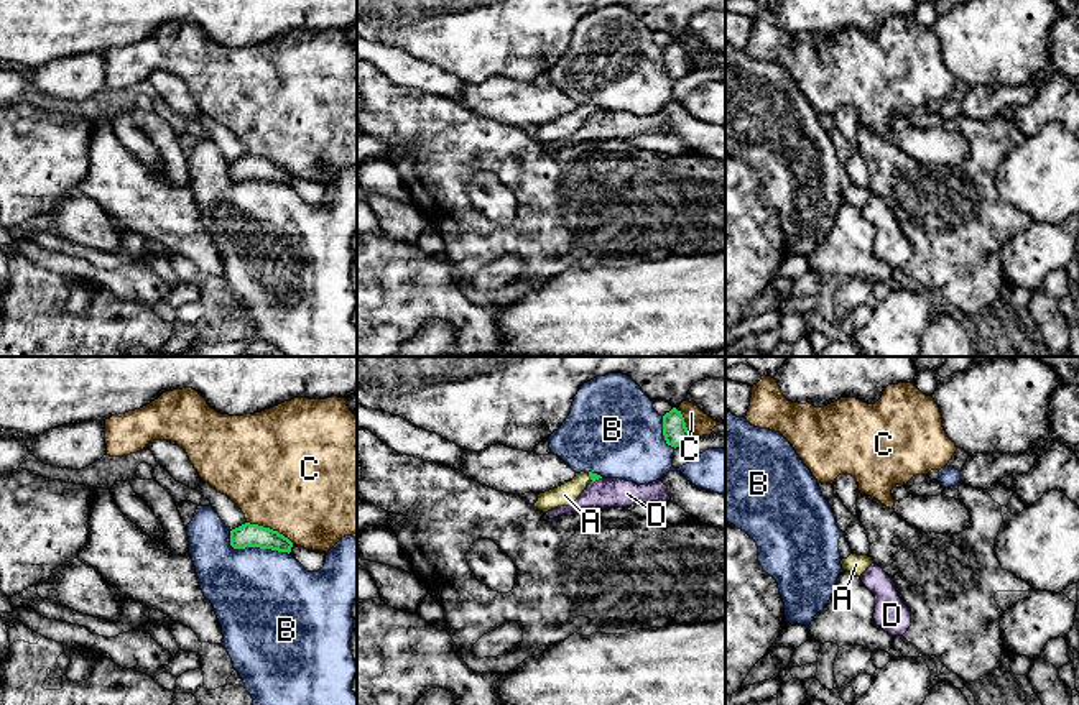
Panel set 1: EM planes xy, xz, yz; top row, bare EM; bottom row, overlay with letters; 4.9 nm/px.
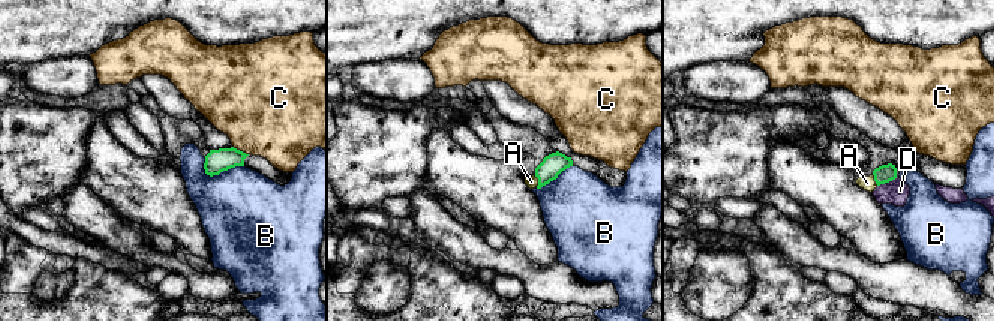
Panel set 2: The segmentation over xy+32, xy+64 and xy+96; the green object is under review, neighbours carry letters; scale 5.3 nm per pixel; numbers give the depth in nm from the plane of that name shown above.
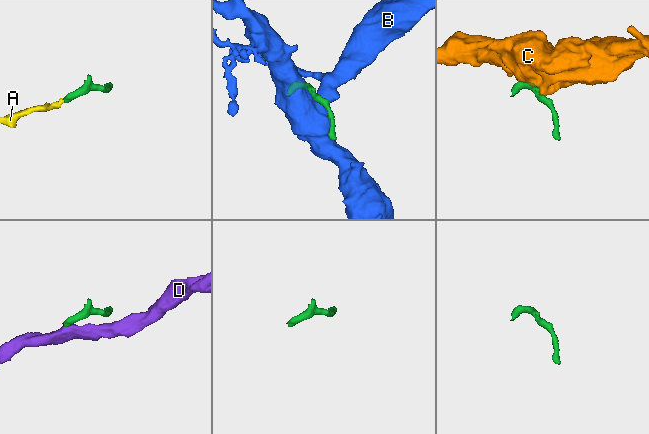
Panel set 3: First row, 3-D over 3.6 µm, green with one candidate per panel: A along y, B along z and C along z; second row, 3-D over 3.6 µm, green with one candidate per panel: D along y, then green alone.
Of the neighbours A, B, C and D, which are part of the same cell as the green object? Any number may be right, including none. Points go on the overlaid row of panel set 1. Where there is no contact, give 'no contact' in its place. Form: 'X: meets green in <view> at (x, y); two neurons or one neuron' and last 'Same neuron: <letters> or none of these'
A: meets green in xz at (589, 475); one neuron
B: meets green in xy at (254, 546); two neurons
C: meets green in xy at (268, 528); two neurons
D: meets green in xz at (597, 479); two neurons
Same neuron: A

